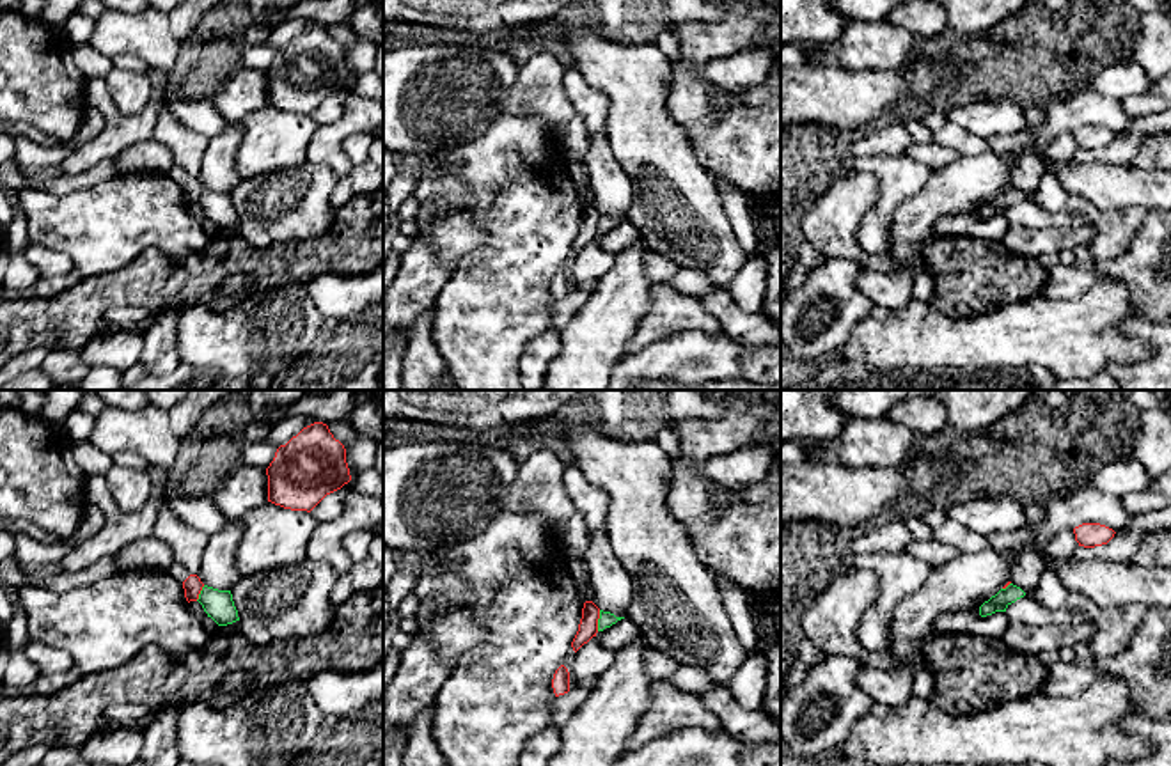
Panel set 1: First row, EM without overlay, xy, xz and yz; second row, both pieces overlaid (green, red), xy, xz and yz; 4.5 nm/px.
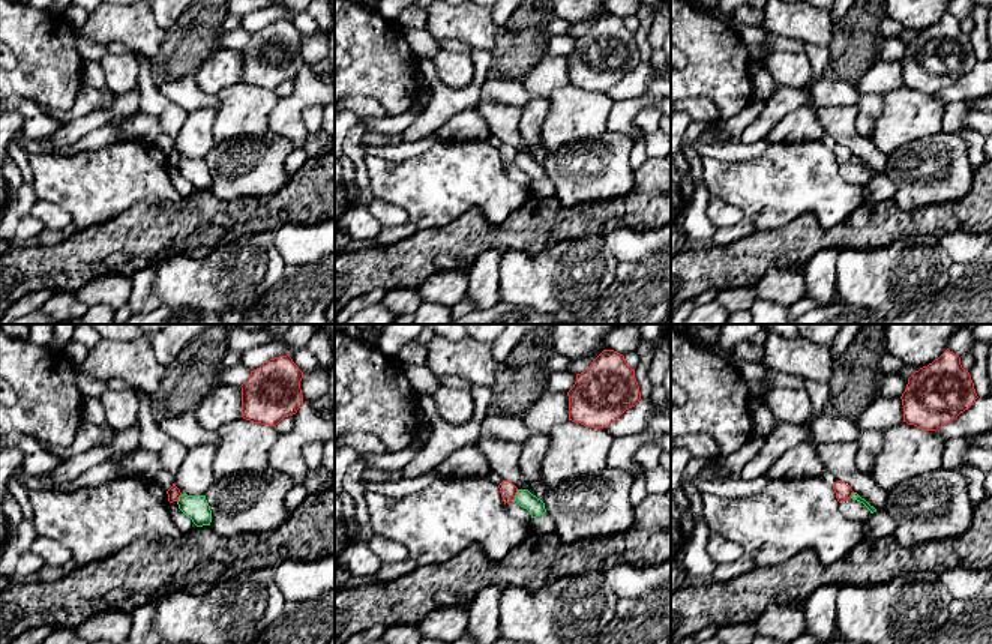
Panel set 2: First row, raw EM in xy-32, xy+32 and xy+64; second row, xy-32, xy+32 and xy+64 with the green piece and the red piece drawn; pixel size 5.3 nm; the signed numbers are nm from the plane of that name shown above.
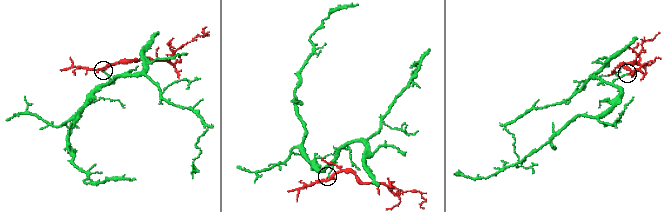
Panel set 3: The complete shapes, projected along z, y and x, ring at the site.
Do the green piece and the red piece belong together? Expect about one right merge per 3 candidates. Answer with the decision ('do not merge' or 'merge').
do not merge

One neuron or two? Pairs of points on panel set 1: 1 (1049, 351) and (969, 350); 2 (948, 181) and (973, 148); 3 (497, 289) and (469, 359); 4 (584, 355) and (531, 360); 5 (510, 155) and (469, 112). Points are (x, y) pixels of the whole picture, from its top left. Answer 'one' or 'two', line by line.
1: one
2: two
3: one
4: two
5: two

